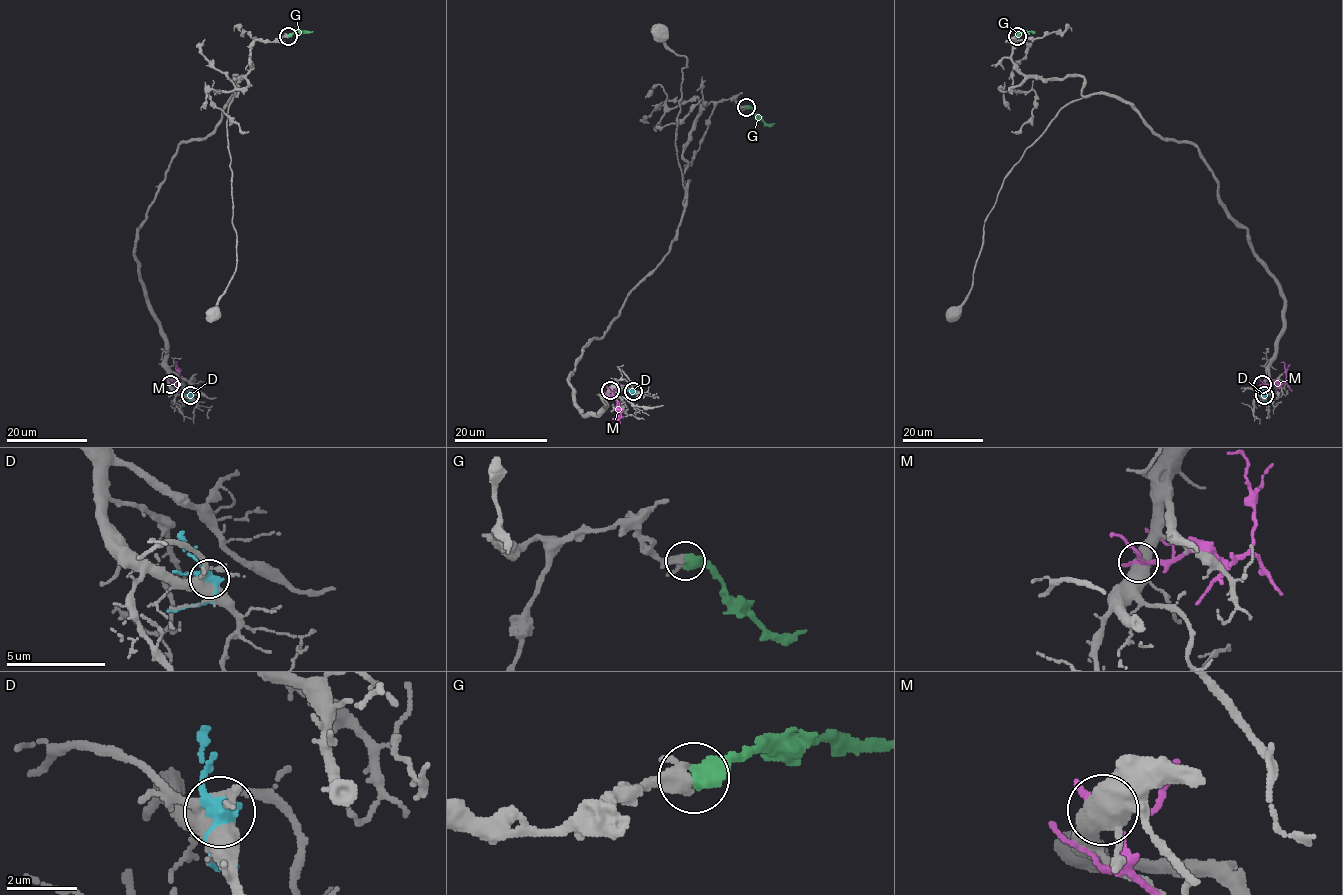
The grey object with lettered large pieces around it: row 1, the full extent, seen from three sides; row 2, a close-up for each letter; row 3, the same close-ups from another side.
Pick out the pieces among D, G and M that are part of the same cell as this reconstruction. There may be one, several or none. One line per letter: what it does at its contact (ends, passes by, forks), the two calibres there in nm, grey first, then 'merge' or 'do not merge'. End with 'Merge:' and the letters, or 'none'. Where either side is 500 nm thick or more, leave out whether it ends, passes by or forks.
D: it forks; calibres 420 and 380 nm; do not merge
G: calibres 280 and 600 nm; merge
M: calibres 600 and 180 nm; do not merge
Merge: G

